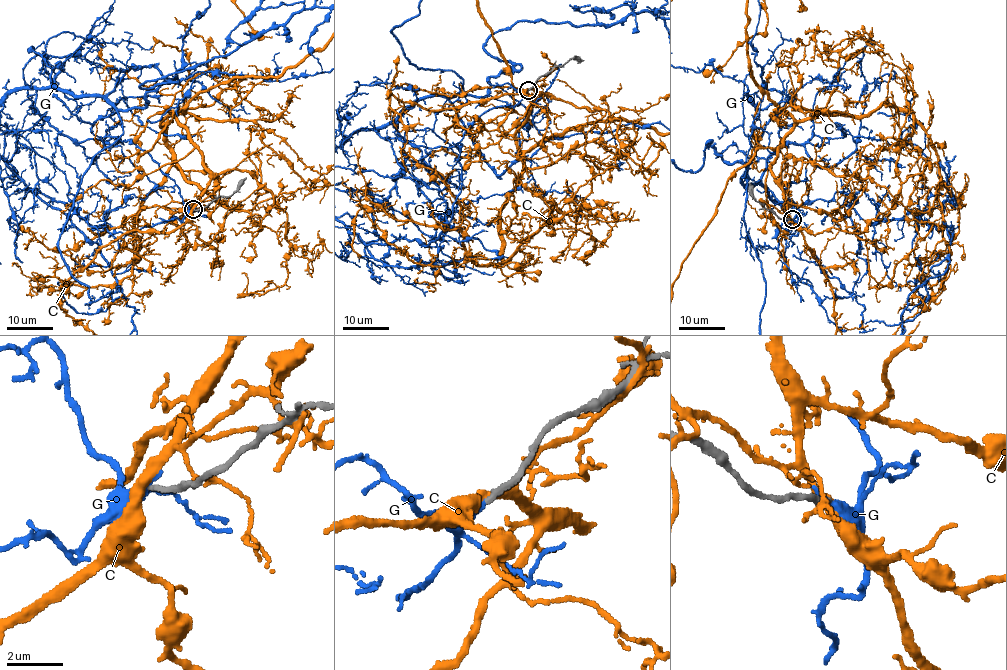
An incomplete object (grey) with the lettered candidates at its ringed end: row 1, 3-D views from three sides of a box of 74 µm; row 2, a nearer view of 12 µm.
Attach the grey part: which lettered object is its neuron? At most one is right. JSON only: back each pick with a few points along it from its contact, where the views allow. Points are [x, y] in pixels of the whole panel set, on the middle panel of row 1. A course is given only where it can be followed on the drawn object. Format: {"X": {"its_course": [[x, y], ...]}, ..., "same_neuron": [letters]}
{"same_neuron": []}

